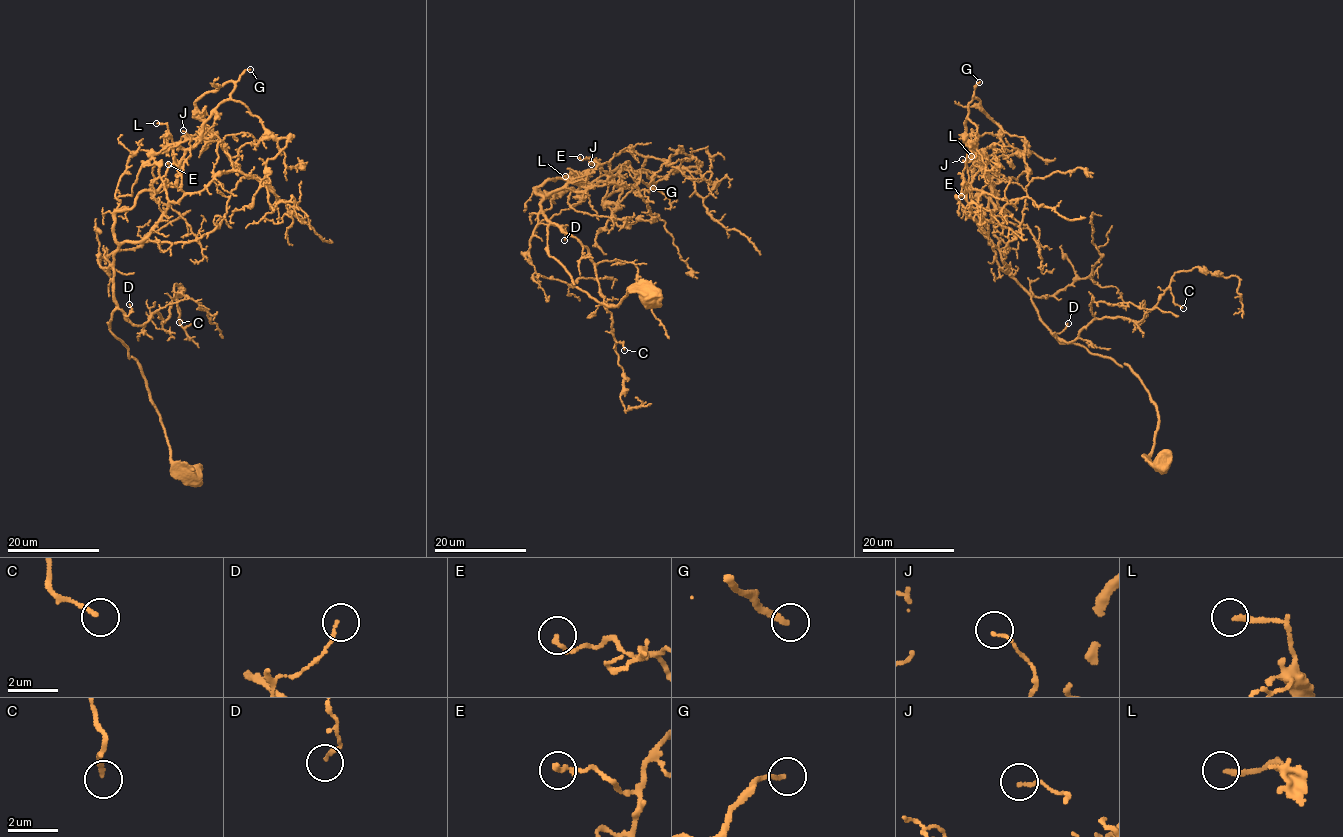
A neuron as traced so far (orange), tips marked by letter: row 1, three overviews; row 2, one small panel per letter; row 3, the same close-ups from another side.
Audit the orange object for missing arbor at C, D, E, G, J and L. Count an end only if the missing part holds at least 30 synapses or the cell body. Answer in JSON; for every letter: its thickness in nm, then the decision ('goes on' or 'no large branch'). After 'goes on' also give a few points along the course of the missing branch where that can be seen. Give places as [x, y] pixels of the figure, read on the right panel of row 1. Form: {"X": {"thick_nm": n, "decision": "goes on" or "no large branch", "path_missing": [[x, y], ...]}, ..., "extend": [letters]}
{"C": {"thick_nm": 160, "decision": "no large branch"}, "D": {"thick_nm": 130, "decision": "no large branch"}, "E": {"thick_nm": 190, "decision": "no large branch"}, "G": {"thick_nm": 170, "decision": "goes on", "path_missing": [[979, 82], [1006, 54], [1011, 37], [1041, 0]]}, "J": {"thick_nm": 130, "decision": "no large branch"}, "L": {"thick_nm": 240, "decision": "no large branch"}, "extend": ["G"]}

